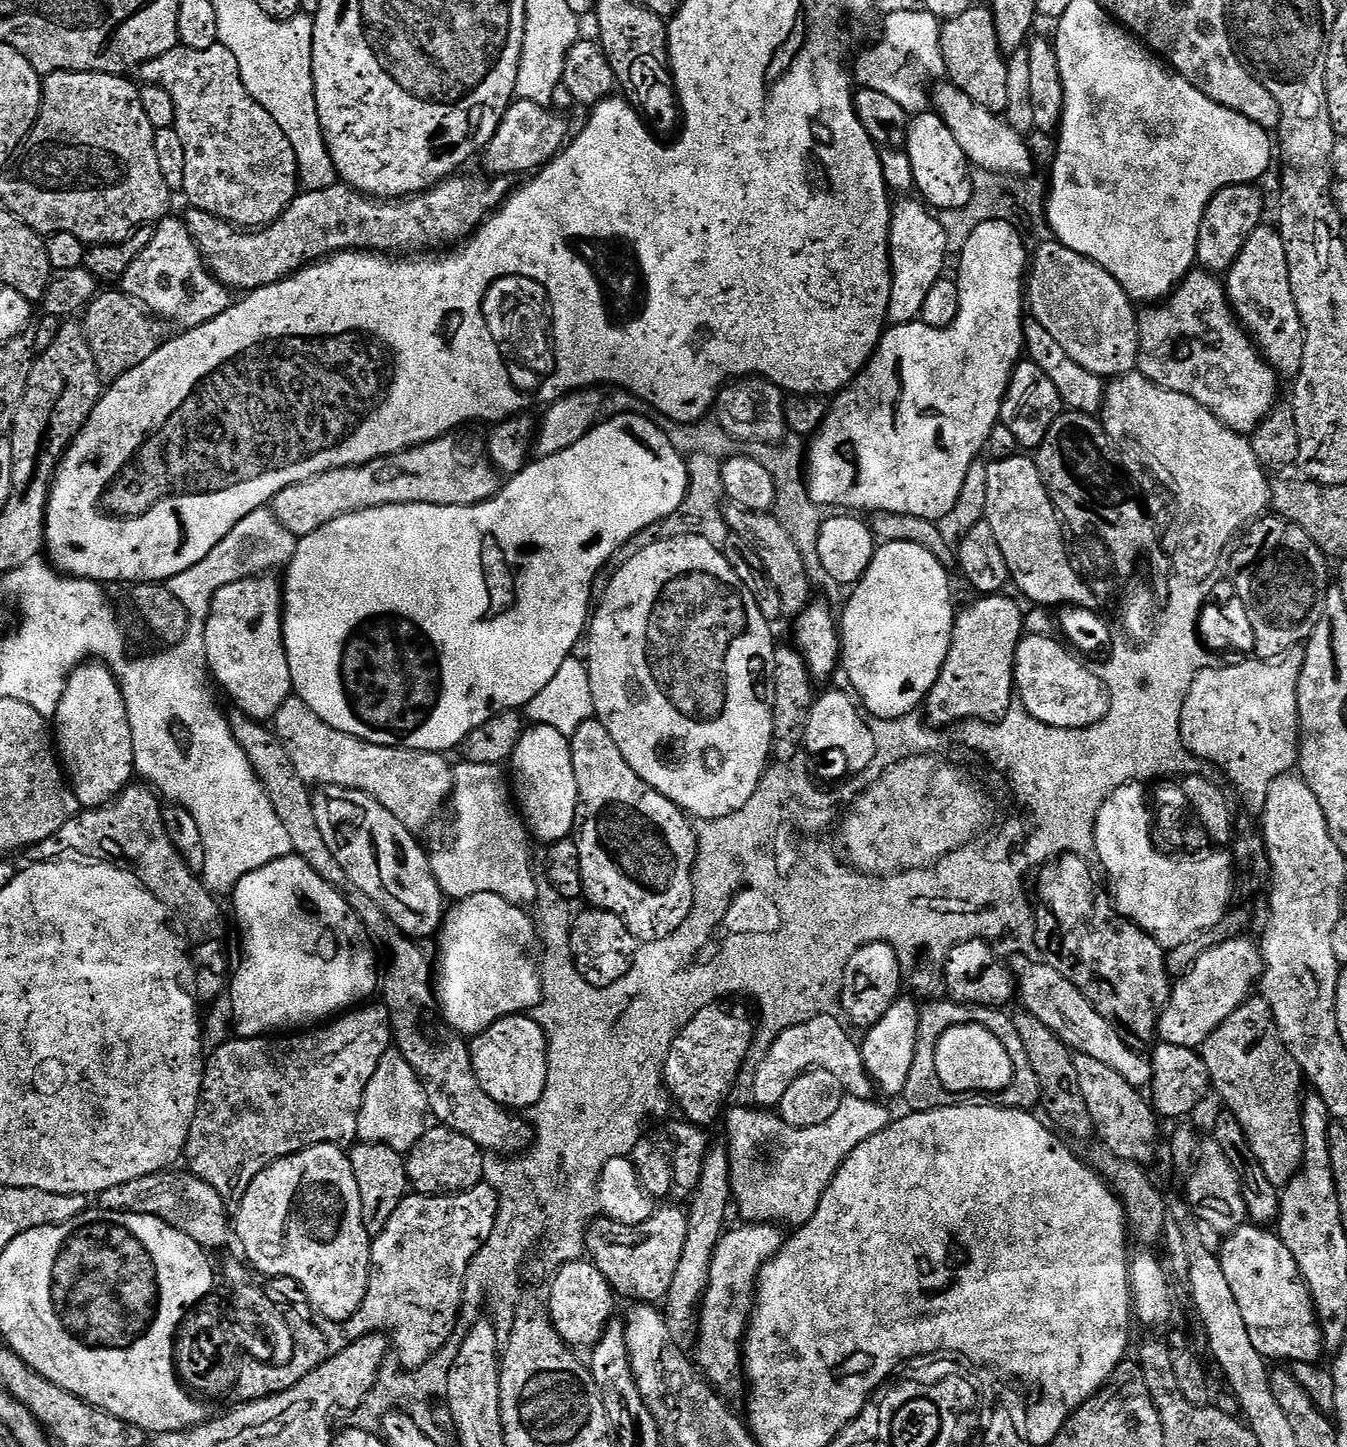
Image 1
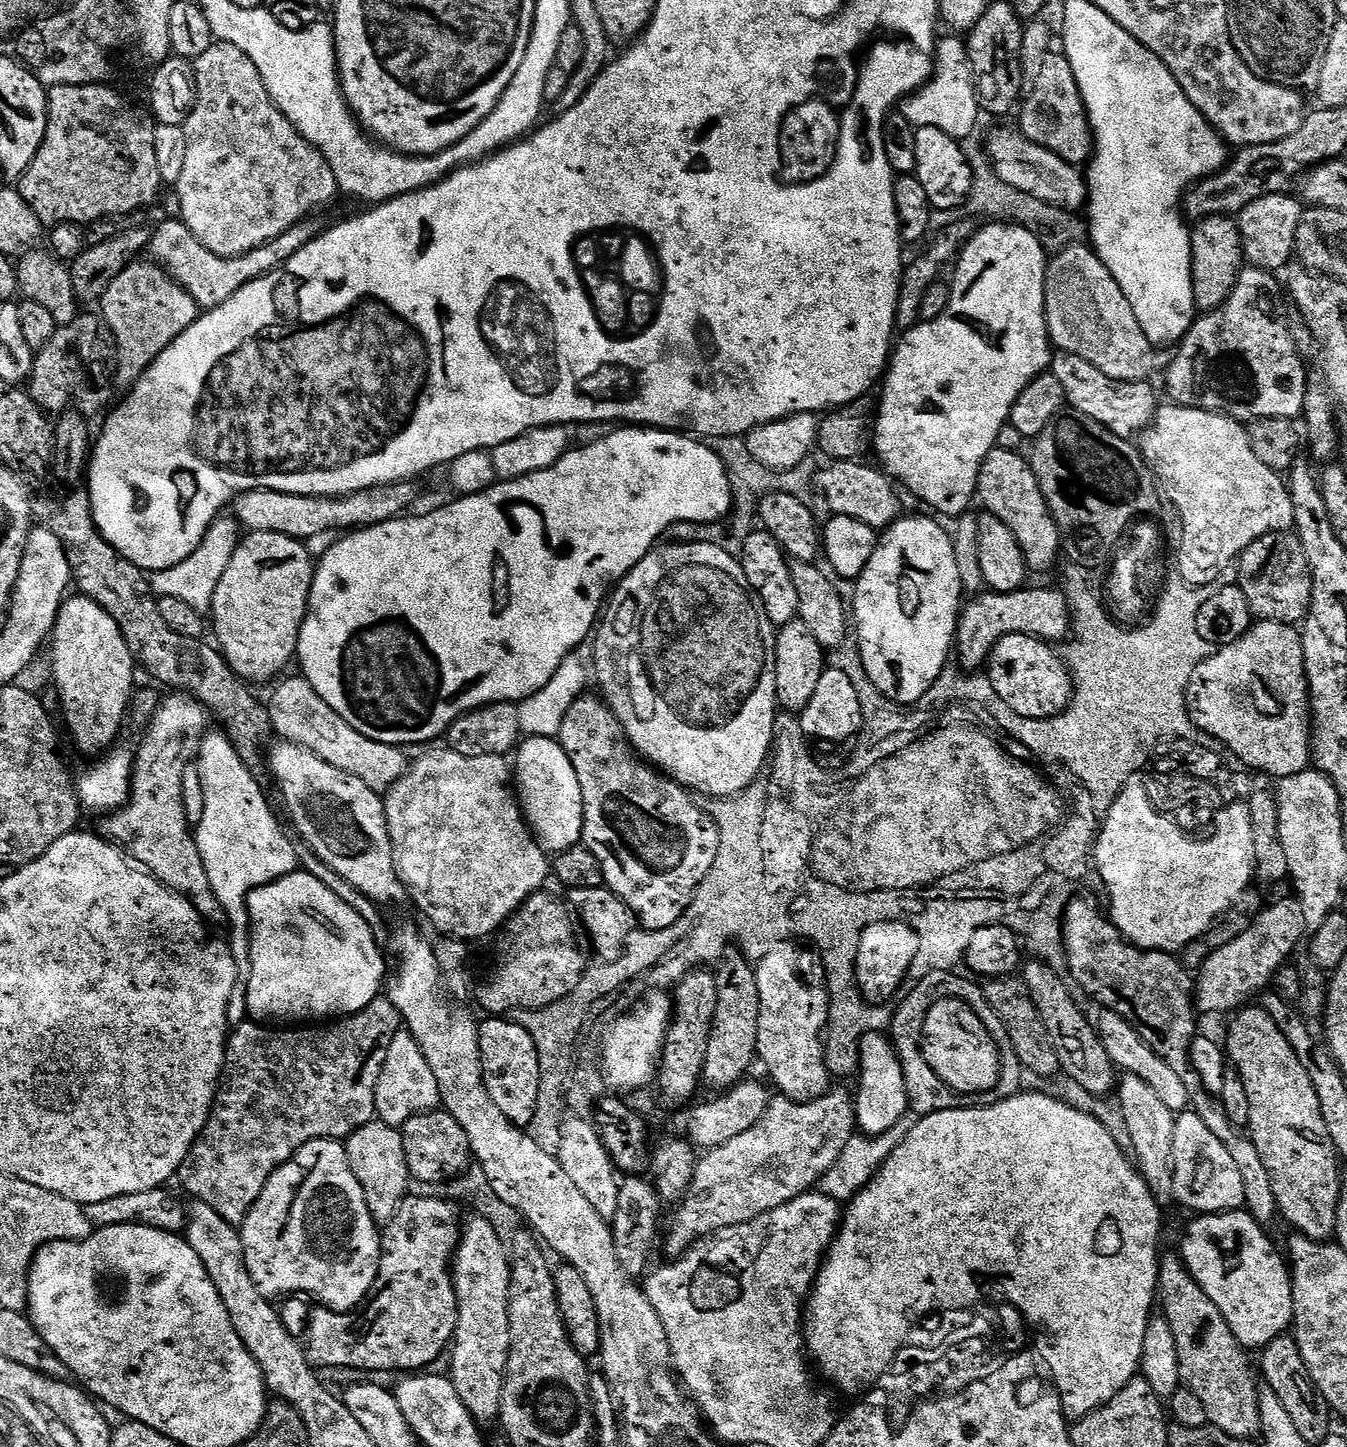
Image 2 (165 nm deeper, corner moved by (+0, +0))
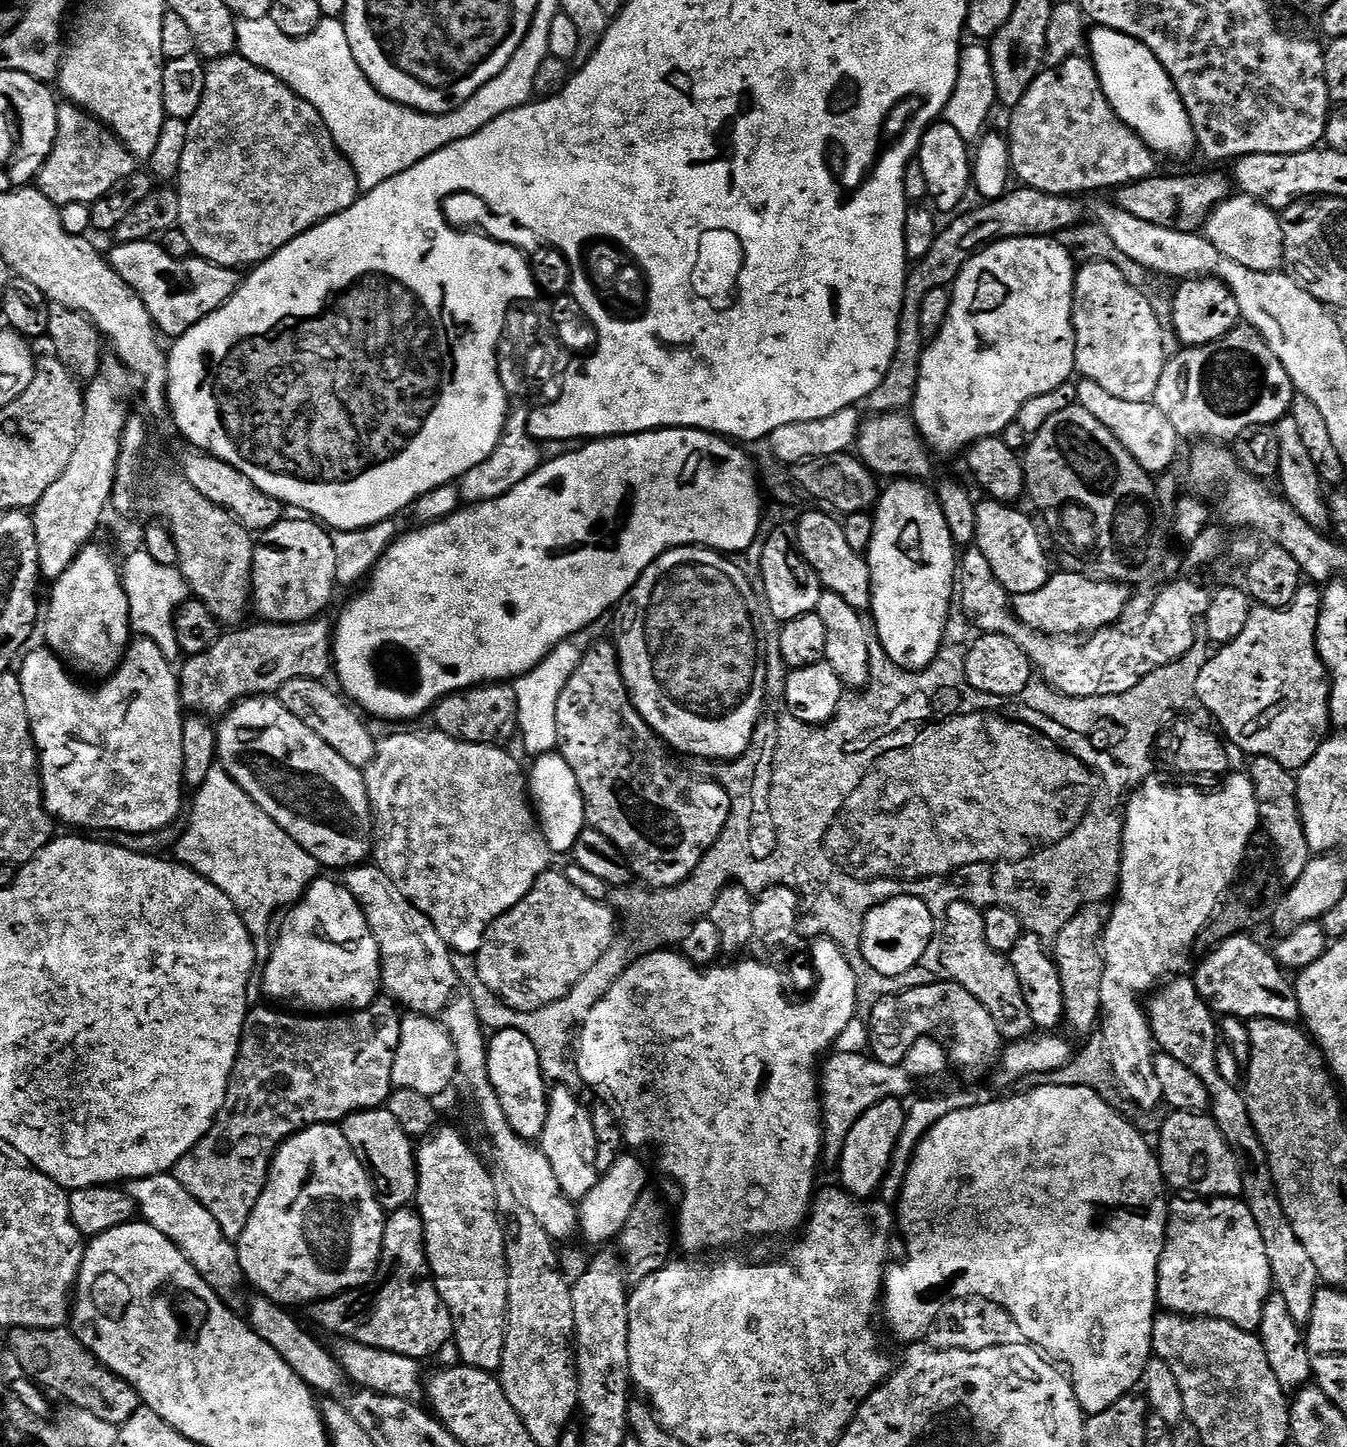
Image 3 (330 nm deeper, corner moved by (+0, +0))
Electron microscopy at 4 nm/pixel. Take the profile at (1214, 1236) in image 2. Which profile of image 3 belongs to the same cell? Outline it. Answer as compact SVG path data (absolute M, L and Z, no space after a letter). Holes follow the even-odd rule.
M1231 1196L1176 1199L1173 1199L1168 1206L1168 1225L1164 1235L1164 1249L1162 1250L1162 1258L1158 1262L1160 1281L1156 1284L1156 1298L1159 1307L1166 1312L1176 1312L1179 1316L1213 1316L1215 1320L1225 1320L1238 1326L1243 1332L1256 1332L1262 1322L1262 1310L1266 1306L1268 1297L1273 1295L1274 1285L1270 1270L1270 1258L1266 1258L1266 1242L1262 1242L1262 1234L1258 1230L1258 1222L1254 1222L1254 1214L1250 1214L1250 1210L1243 1199Z

